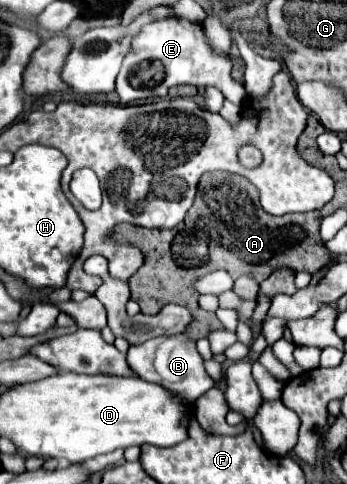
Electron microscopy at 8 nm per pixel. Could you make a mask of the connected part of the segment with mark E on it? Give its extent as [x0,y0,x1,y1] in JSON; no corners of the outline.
[115,17,247,105]

